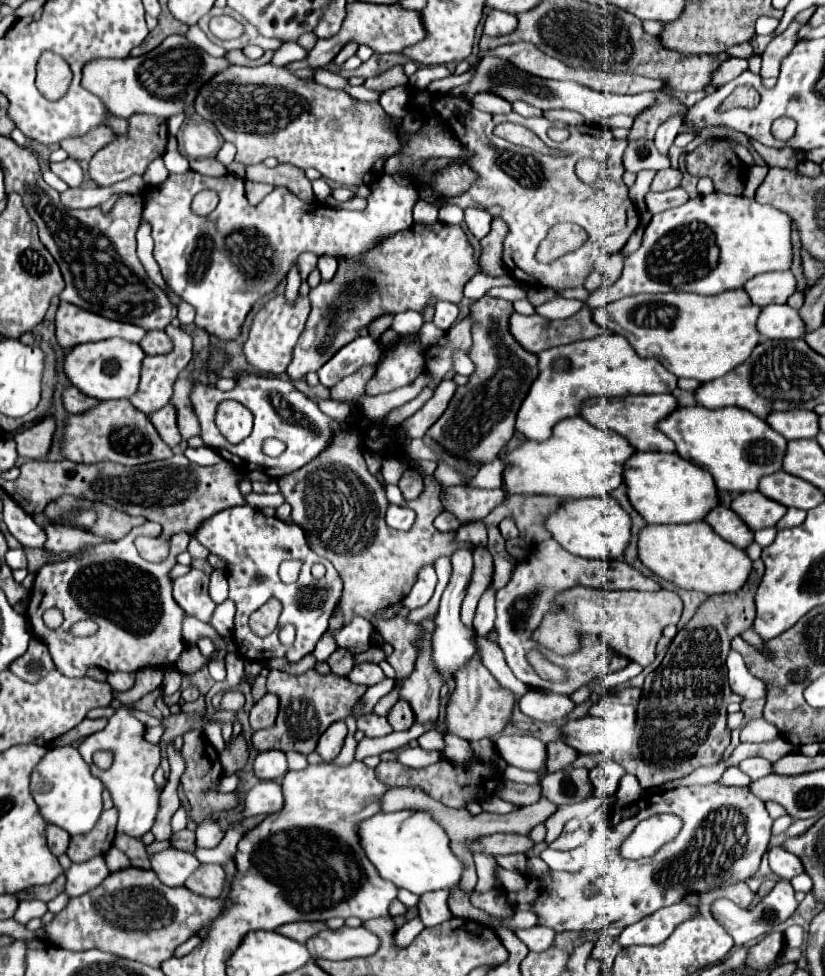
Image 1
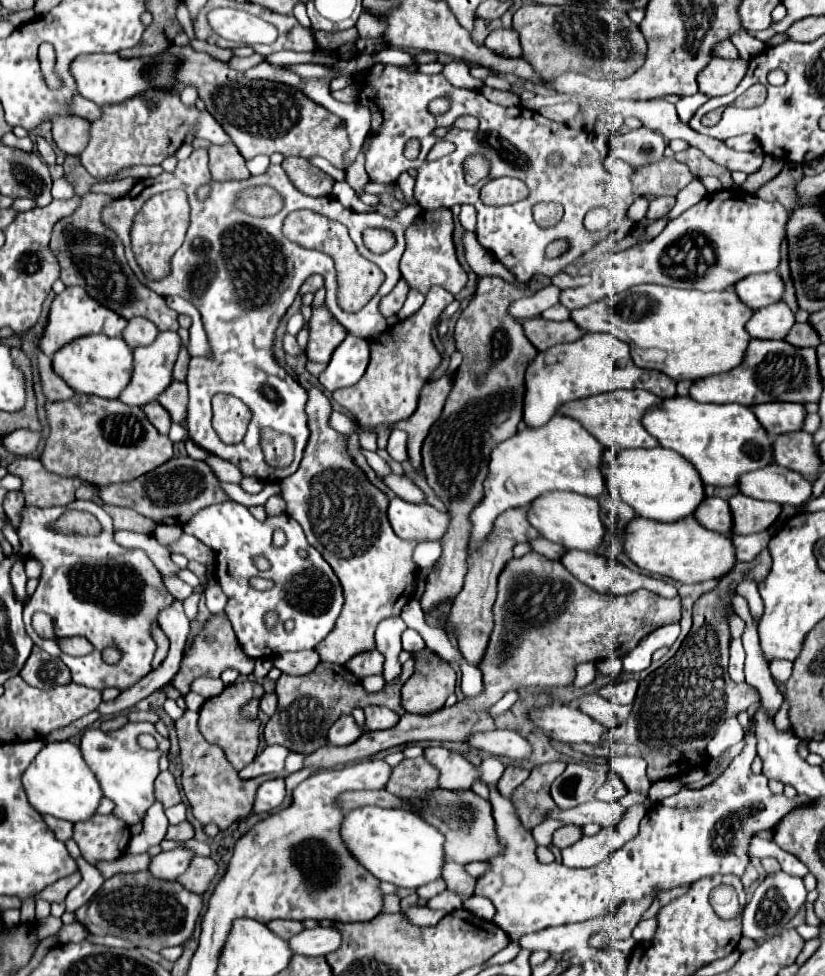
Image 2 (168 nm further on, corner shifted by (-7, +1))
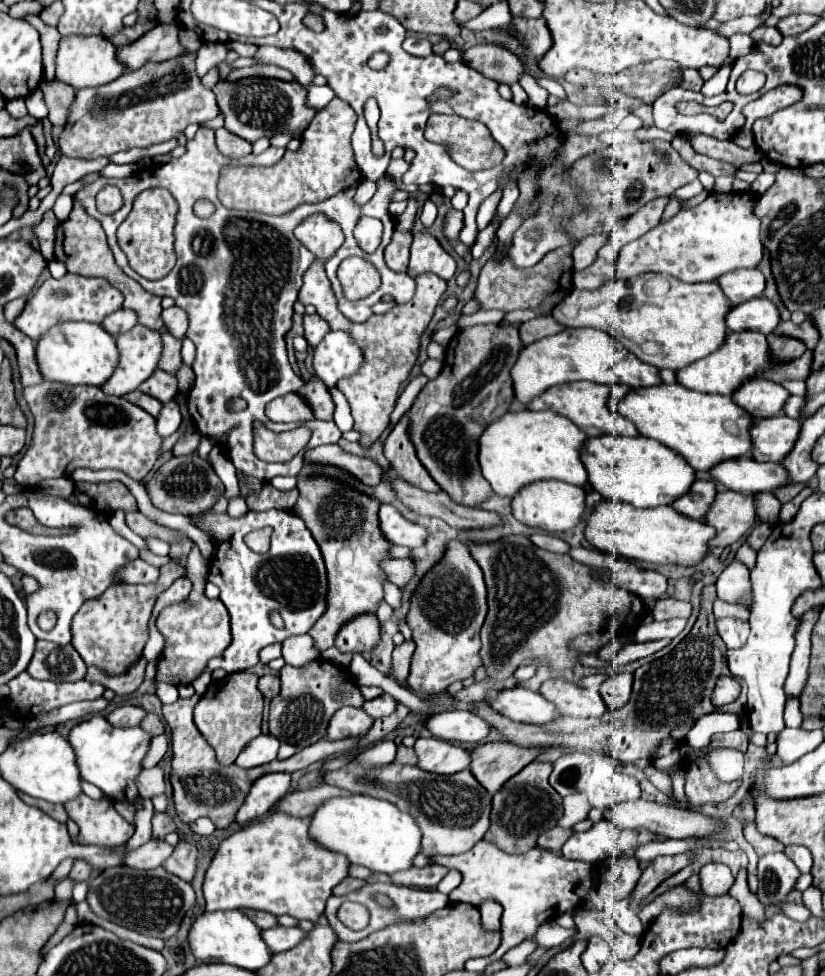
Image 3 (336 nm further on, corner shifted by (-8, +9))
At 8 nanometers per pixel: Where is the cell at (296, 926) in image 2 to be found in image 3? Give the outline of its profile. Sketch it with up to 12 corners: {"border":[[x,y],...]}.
{"border":[[245,912],[261,930],[277,926],[277,918],[267,912]]}

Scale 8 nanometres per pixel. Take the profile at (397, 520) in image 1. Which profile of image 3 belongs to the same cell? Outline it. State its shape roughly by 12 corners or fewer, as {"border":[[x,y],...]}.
{"border":[[381,504],[379,528],[395,546],[421,546],[427,530]]}

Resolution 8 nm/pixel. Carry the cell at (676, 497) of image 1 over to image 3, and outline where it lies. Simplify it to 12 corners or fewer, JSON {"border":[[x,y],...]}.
{"border":[[643,436],[583,444],[589,482],[637,508],[687,494],[695,470]]}

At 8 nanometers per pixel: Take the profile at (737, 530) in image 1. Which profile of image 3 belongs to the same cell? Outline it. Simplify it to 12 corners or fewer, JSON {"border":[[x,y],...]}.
{"border":[[695,480],[691,492],[671,508],[703,520],[717,490],[711,480]]}

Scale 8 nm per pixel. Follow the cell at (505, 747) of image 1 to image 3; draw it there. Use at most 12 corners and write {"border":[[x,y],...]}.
{"border":[[451,710],[427,718],[435,738],[483,742],[491,728],[471,712]]}

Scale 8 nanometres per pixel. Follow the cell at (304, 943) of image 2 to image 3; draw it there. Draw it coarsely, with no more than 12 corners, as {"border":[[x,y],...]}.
{"border":[[301,928],[261,930],[267,948],[277,954],[305,938]]}

